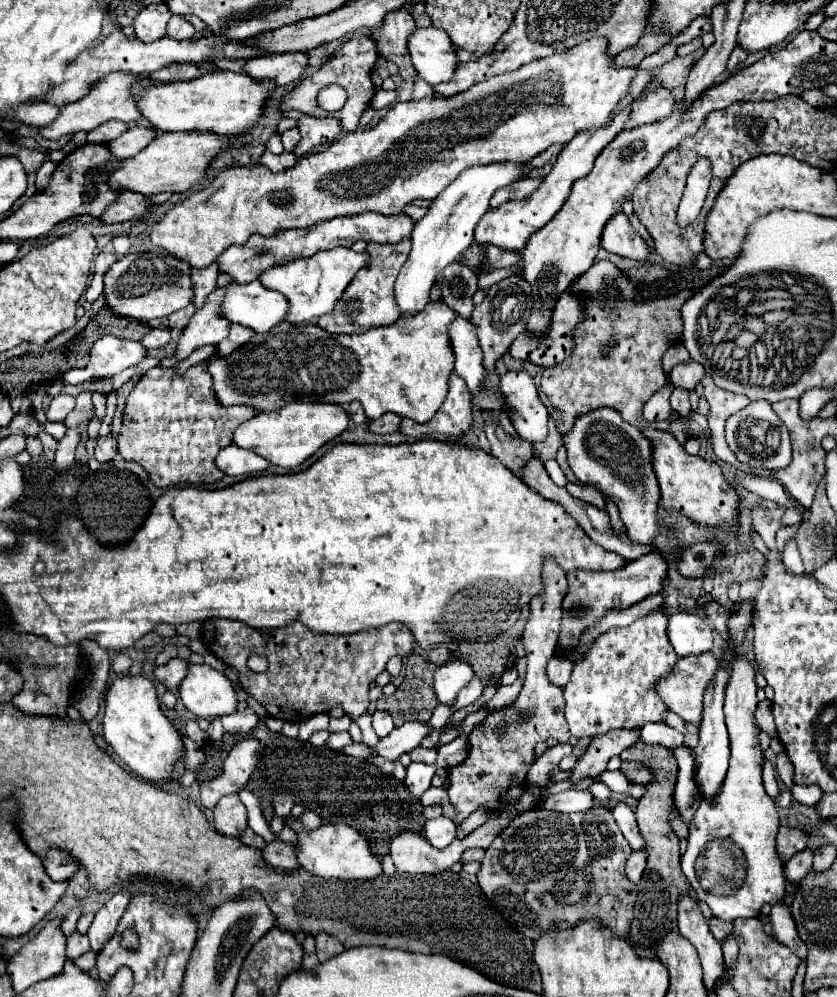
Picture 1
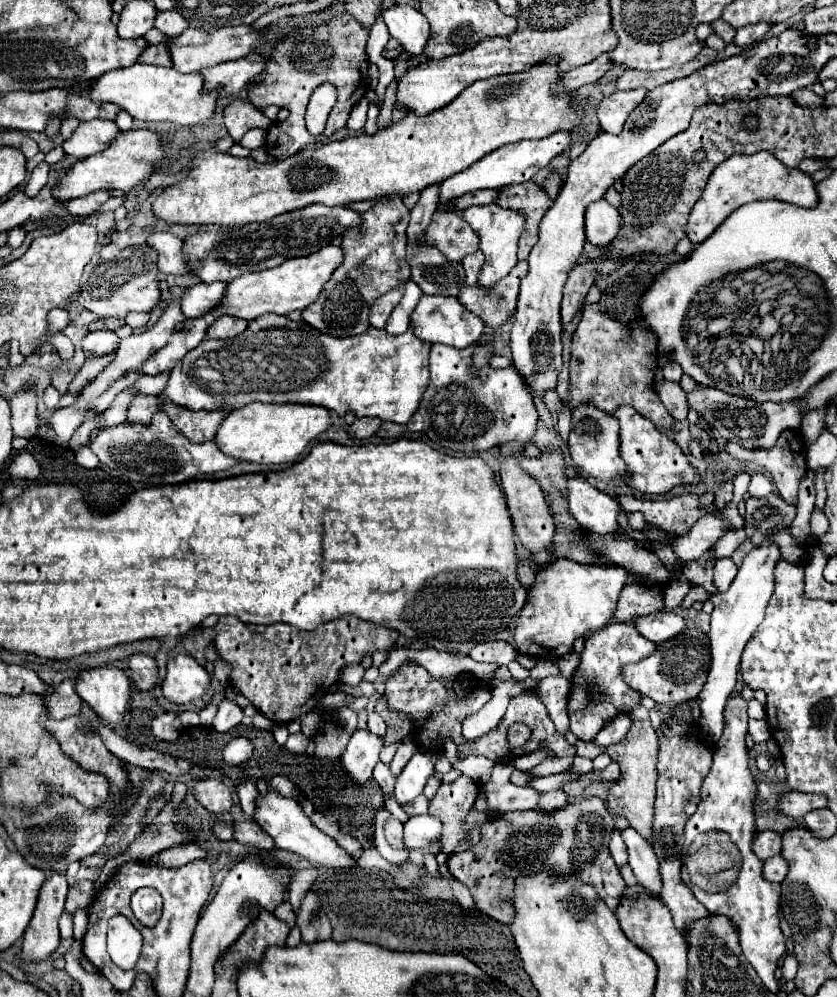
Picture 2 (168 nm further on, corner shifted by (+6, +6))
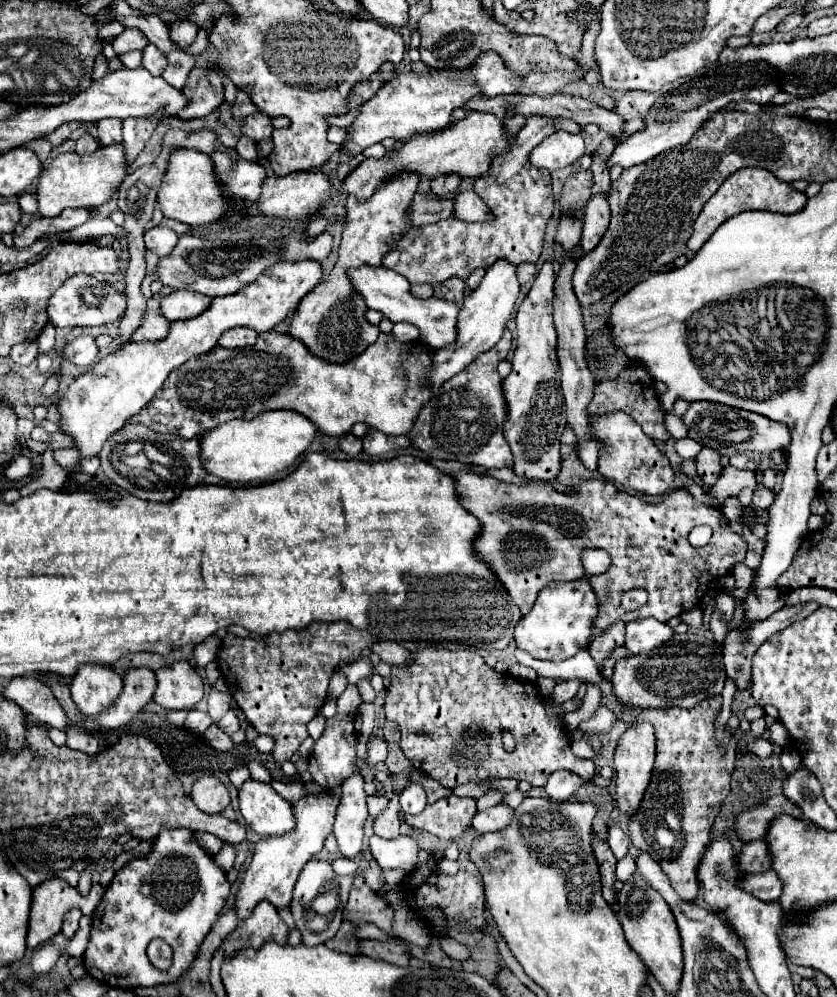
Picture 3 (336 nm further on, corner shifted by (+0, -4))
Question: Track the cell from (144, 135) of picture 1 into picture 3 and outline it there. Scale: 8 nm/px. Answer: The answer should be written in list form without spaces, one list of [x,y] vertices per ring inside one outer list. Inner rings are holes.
[[[85,133],[77,139],[77,145],[75,145],[77,155],[89,155],[89,153],[95,153],[97,149],[99,149],[99,141],[95,137],[91,137],[89,133]]]

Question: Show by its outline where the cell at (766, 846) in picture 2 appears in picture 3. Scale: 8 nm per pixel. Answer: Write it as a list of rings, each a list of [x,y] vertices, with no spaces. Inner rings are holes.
[[[751,841],[739,853],[739,863],[745,873],[763,873],[771,869],[771,855],[765,841]]]

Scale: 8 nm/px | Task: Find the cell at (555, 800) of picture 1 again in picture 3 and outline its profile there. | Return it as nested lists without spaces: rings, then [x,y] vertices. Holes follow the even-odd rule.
[[[499,803],[487,811],[477,811],[477,815],[473,817],[473,829],[477,829],[479,833],[491,833],[491,831],[501,831],[505,829],[511,819],[515,817],[515,811],[505,805],[505,803]]]

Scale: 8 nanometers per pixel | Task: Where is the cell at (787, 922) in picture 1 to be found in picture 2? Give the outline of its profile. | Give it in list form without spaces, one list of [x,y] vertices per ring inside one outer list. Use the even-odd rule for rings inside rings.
[[[787,955],[785,957],[785,963],[783,963],[781,971],[783,971],[783,979],[785,981],[795,979],[795,971],[797,971],[797,959],[795,959],[795,955]]]

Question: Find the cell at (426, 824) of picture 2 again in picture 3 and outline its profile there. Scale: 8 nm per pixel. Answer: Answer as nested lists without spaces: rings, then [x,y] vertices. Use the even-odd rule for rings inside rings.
[[[401,835],[395,841],[383,841],[381,837],[371,837],[369,849],[381,869],[413,869],[417,865],[419,845],[413,837]]]

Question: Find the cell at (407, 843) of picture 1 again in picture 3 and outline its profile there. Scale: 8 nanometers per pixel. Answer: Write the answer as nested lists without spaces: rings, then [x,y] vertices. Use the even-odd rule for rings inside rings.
[[[391,799],[389,807],[375,819],[373,831],[377,837],[383,839],[395,839],[399,837],[399,819],[397,819],[397,809],[399,809],[399,799]]]

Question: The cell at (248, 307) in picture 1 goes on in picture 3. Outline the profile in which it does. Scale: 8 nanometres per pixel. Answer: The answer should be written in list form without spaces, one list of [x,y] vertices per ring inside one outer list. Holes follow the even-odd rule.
[[[173,291],[161,299],[161,311],[169,321],[185,321],[201,315],[213,297],[195,293],[195,291]]]

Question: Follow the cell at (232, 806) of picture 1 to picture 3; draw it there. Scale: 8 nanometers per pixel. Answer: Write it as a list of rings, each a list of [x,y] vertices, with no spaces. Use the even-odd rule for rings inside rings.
[[[214,775],[201,777],[195,781],[191,799],[207,815],[223,813],[223,809],[231,803],[227,787]]]

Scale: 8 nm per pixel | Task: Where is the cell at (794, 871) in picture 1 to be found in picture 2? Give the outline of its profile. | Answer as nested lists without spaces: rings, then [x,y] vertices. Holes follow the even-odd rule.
[[[775,855],[773,859],[763,861],[763,875],[771,883],[781,883],[785,879],[787,871],[789,871],[789,865],[781,855]]]

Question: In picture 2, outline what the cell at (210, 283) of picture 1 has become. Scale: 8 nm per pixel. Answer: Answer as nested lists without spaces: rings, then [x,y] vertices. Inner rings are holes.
[[[155,231],[149,233],[147,243],[157,251],[159,259],[157,259],[157,267],[163,273],[173,273],[173,275],[187,275],[189,269],[183,261],[183,253],[181,253],[181,239],[175,237],[173,233],[167,231]]]

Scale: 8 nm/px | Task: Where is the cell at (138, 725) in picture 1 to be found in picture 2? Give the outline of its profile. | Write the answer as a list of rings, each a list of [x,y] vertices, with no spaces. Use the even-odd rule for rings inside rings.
[[[113,665],[81,671],[75,677],[75,691],[107,723],[123,723],[129,713],[131,681]]]

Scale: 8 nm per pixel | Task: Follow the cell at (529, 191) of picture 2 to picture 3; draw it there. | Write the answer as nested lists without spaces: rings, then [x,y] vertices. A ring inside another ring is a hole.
[[[529,115],[525,127],[519,131],[515,149],[509,149],[503,157],[495,157],[489,171],[475,181],[475,193],[495,213],[495,221],[491,225],[465,223],[453,217],[433,225],[413,227],[407,237],[395,241],[395,249],[387,253],[383,265],[401,273],[409,283],[439,283],[455,275],[465,279],[477,267],[489,269],[495,259],[501,257],[513,265],[537,263],[543,251],[547,221],[555,209],[555,199],[549,173],[531,169],[531,165],[527,165],[527,153],[557,131],[555,121],[559,121],[559,117]]]

